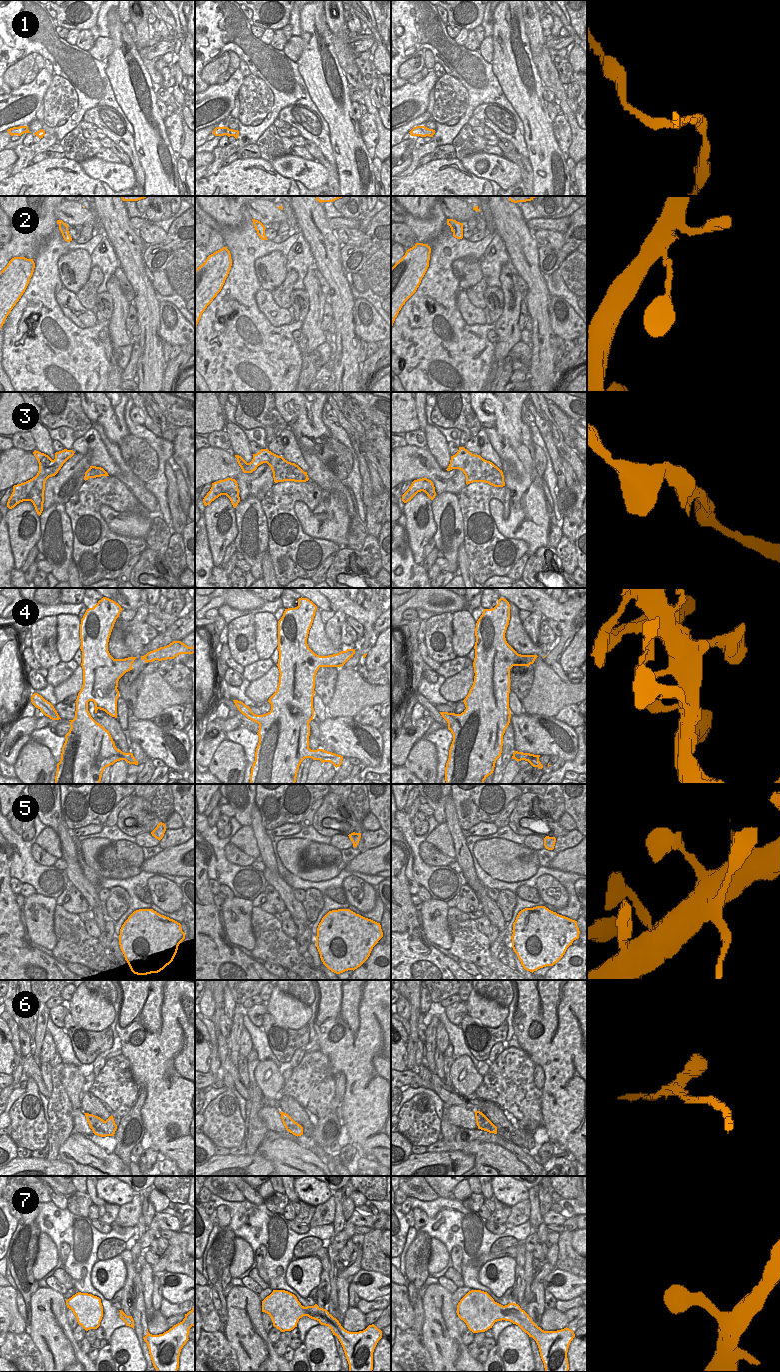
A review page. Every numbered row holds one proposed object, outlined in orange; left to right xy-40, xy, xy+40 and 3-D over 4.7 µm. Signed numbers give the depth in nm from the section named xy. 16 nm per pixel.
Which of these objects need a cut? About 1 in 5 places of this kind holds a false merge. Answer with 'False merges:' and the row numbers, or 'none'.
False merges: 1

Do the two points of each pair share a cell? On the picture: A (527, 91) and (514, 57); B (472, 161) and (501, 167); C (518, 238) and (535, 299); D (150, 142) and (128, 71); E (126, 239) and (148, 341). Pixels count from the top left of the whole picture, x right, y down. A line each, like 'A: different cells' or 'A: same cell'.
A: same cell
B: same cell
C: same cell
D: same cell
E: same cell

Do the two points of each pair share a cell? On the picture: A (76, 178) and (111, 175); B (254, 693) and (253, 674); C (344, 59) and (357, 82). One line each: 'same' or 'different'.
A: different
B: different
C: same

